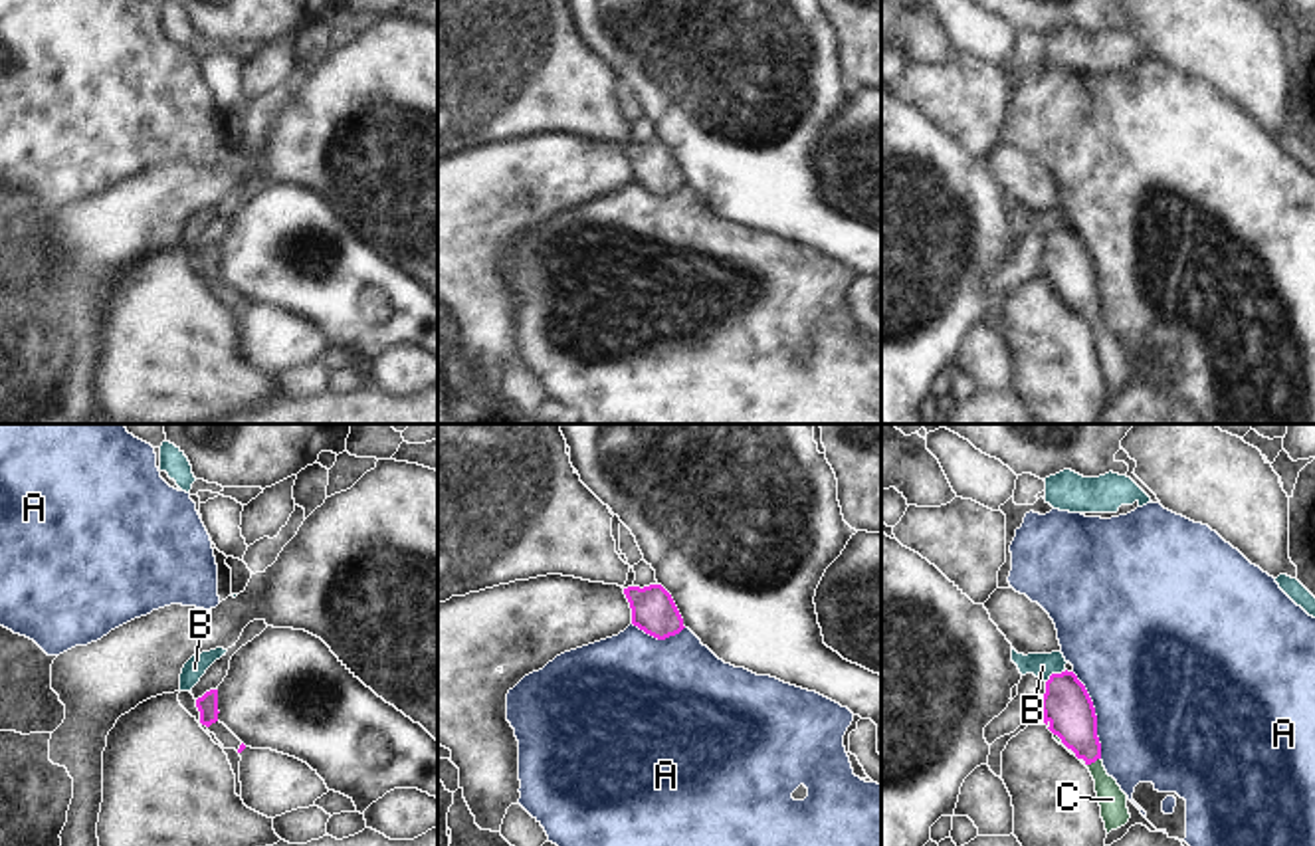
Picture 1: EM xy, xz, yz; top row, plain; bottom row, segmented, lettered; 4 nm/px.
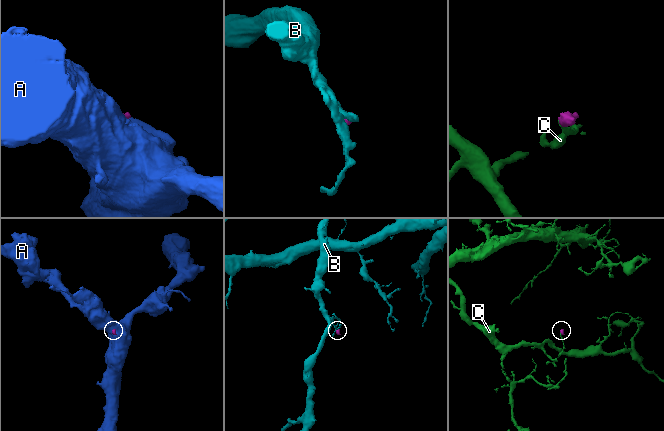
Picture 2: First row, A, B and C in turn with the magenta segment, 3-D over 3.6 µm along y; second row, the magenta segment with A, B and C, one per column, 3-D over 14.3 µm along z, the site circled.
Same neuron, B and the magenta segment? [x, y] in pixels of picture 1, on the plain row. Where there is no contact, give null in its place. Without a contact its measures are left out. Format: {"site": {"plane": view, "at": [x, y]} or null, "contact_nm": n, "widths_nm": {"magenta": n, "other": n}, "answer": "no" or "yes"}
{"site": {"plane": "yz", "at": [1054, 230]}, "contact_nm": 100, "widths_nm": {"magenta": 200, "other": 100}, "answer": "no"}

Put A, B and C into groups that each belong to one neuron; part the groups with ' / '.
A / B / C

